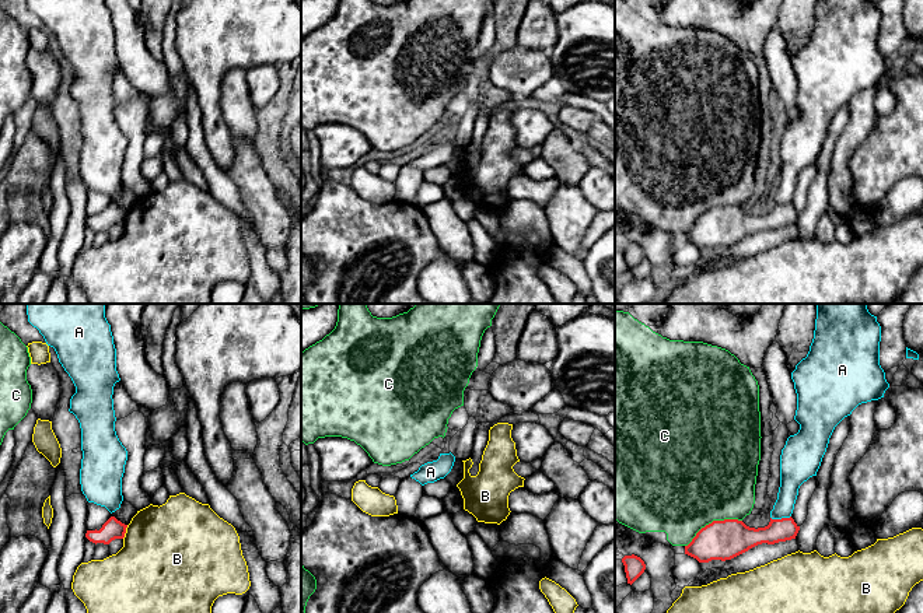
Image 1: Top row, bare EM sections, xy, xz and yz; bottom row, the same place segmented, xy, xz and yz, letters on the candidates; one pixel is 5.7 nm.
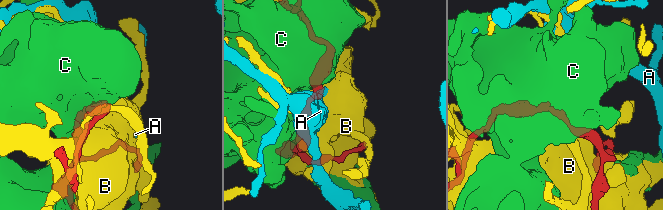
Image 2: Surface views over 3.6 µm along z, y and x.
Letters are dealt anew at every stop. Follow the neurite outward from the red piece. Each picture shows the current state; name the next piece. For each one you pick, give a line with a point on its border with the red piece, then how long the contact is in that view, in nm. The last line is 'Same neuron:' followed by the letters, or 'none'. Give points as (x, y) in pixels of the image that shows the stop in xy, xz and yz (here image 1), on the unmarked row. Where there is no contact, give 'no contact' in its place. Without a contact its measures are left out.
Same neuron: none

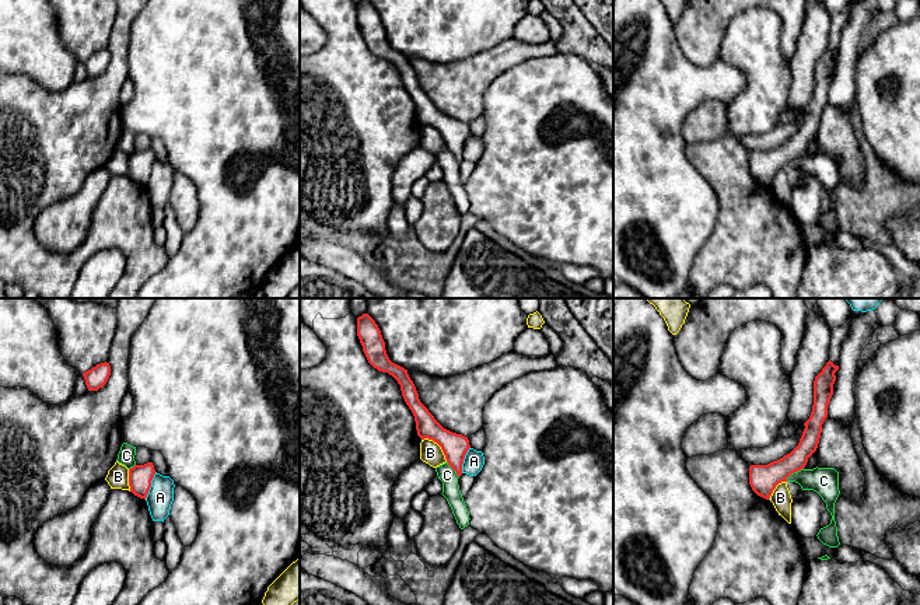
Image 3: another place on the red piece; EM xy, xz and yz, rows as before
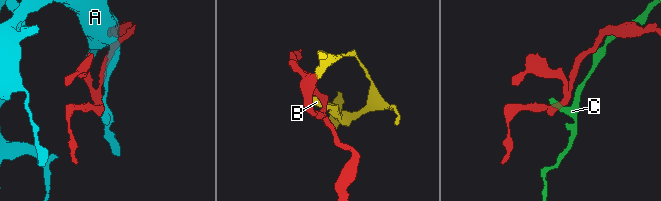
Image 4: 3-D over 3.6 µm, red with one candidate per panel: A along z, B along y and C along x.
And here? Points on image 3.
Same neuron: none

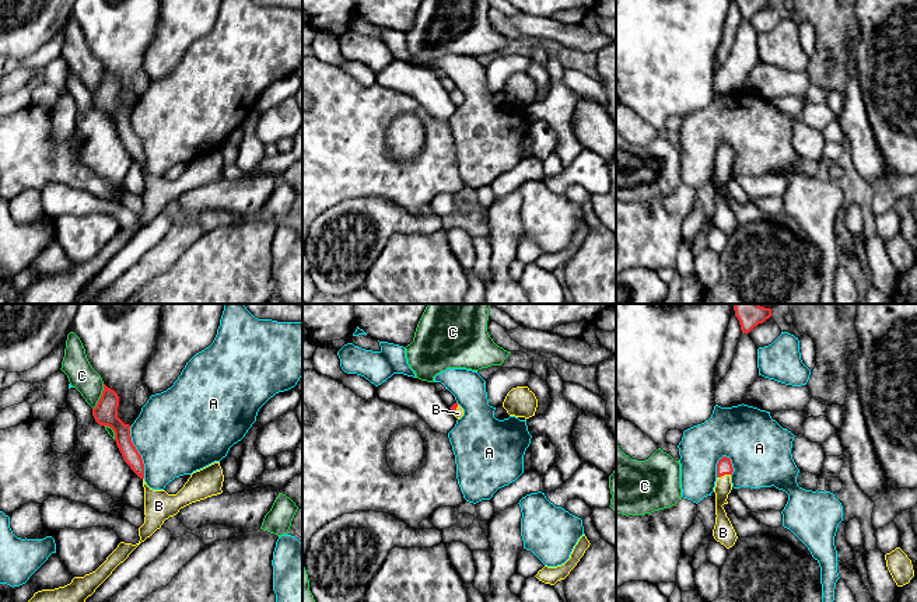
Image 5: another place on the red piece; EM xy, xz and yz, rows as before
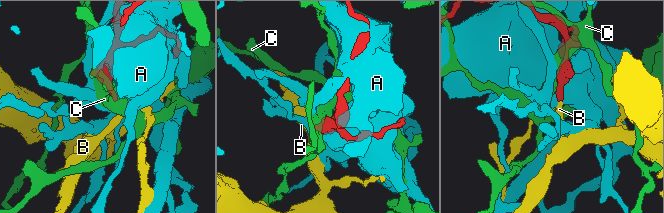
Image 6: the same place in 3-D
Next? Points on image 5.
B: meets red in yz at (723, 161); contact 80 nm long
Same neuron: B

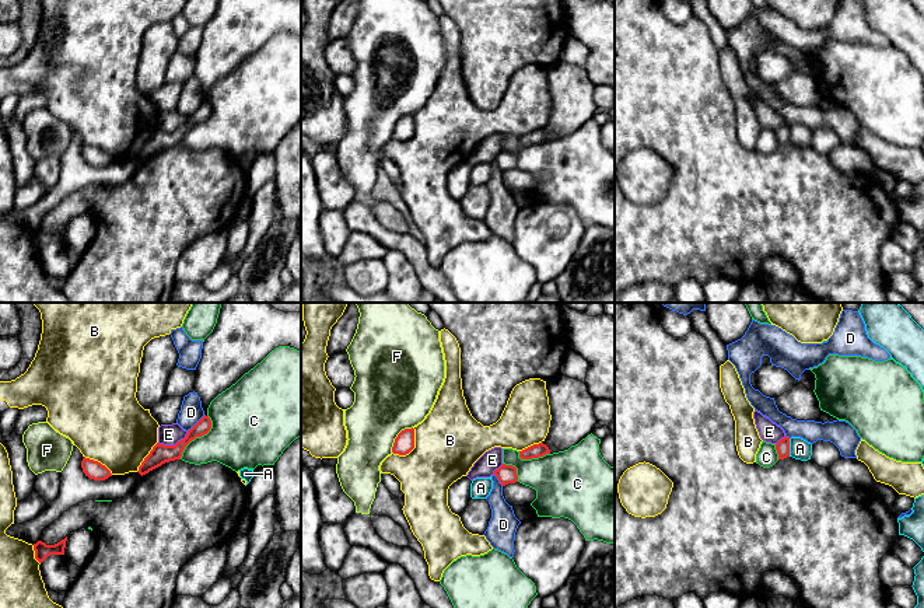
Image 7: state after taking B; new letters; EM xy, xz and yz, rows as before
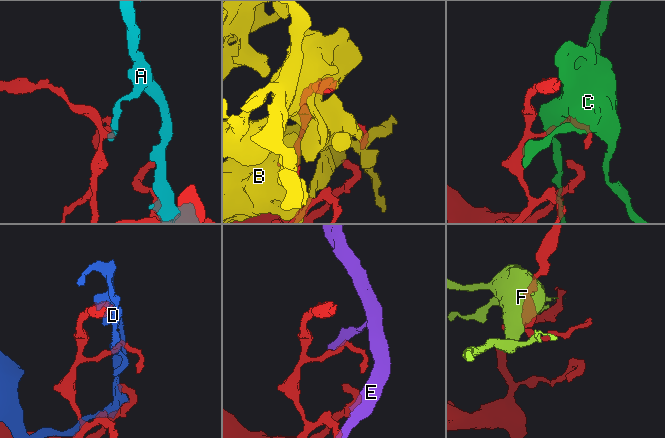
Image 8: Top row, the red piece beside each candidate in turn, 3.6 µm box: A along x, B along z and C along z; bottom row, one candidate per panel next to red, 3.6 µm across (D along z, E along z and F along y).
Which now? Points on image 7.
Same neuron: none

